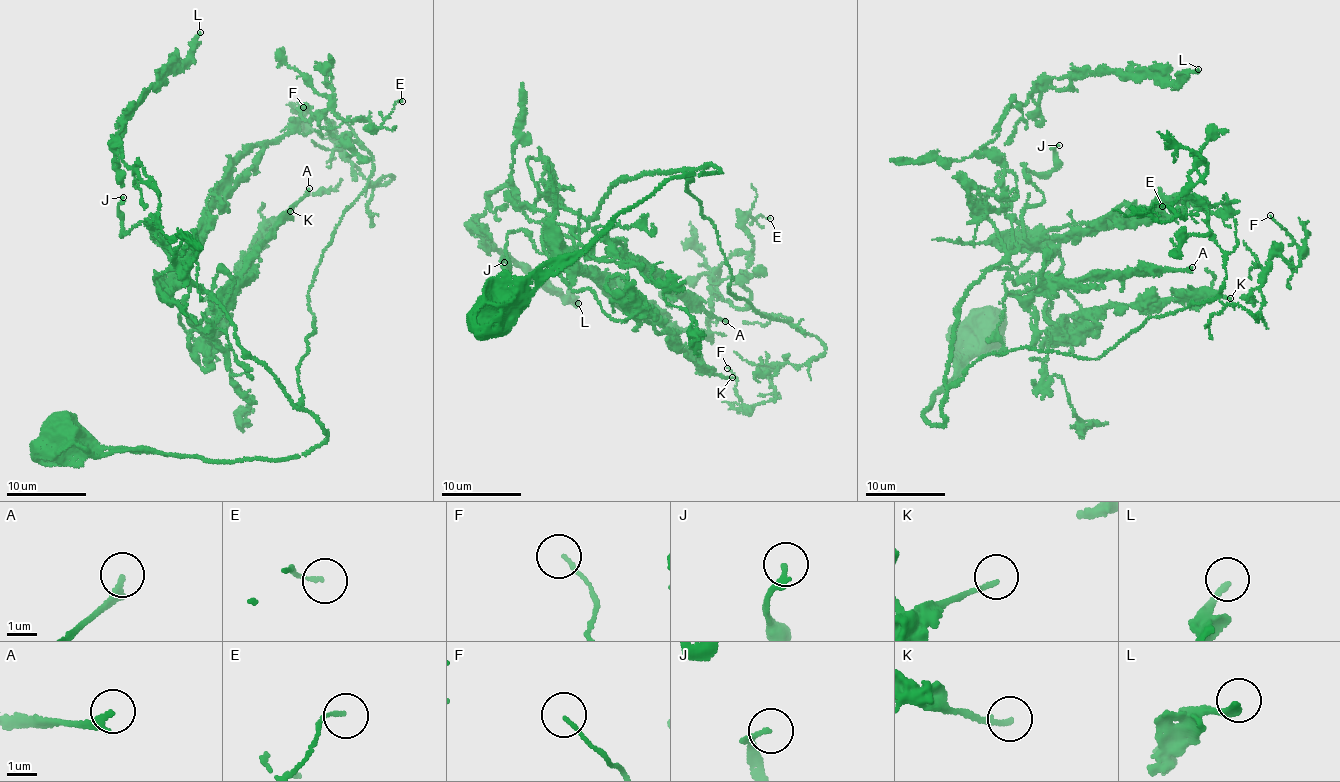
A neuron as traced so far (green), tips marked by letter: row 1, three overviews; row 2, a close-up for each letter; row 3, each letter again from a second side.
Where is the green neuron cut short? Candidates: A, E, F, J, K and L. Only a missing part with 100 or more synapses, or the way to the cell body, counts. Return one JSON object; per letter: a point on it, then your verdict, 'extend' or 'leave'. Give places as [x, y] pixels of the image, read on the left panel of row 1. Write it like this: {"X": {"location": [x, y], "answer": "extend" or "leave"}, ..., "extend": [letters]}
{"A": {"location": [309, 188], "answer": "leave"}, "E": {"location": [402, 101], "answer": "leave"}, "F": {"location": [303, 107], "answer": "leave"}, "J": {"location": [123, 197], "answer": "leave"}, "K": {"location": [290, 211], "answer": "leave"}, "L": {"location": [200, 32], "answer": "leave"}, "extend": []}

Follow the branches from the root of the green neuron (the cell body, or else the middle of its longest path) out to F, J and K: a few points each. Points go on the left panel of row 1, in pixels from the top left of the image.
F: (65, 436), (231, 460), (327, 438), (297, 380), (307, 296), (346, 210), (392, 178), (307, 132), (303, 107)
J: (65, 436), (231, 460), (327, 438), (216, 300), (167, 294), (184, 274), (142, 221), (124, 233), (123, 197)
K: (65, 436), (214, 460), (320, 447), (216, 300), (191, 286), (183, 312), (163, 292), (198, 344), (290, 211)

